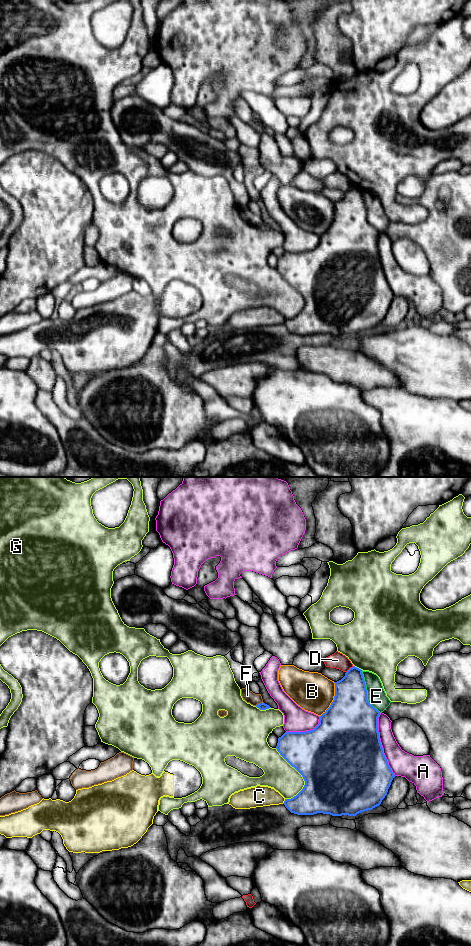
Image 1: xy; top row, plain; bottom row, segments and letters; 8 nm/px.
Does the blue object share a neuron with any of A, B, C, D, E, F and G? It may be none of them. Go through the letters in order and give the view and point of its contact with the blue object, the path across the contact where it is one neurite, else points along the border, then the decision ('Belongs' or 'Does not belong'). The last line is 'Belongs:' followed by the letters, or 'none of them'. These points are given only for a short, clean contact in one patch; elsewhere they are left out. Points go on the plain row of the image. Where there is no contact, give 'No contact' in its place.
A: Touches blue at xy (380, 264). Does not belong
B: Touches blue at xy (334, 219). Does not belong
C: Touches blue at xy (284, 321). Does not belong
D: Touches blue at xy (349, 189). Does not belong
E: Touches blue at xy (366, 212). Does not belong
F: Touches blue at xy (260, 223). Boundary: xy (263, 222), (255, 225). Does not belong
G: Touches blue at xy (300, 293). Does not belong
Belongs: none of them

